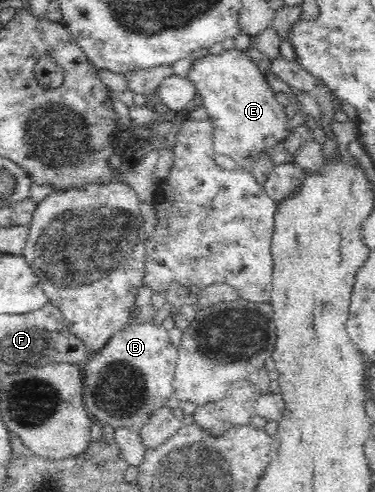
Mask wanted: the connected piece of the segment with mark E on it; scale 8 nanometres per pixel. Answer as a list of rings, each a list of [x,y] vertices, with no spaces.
[[[233,48],[221,54],[207,54],[192,61],[187,77],[195,82],[197,93],[203,99],[202,105],[216,123],[215,153],[229,156],[241,167],[249,170],[255,167],[261,153],[275,149],[293,133],[285,107],[277,103],[266,74],[261,73],[248,53]]]

